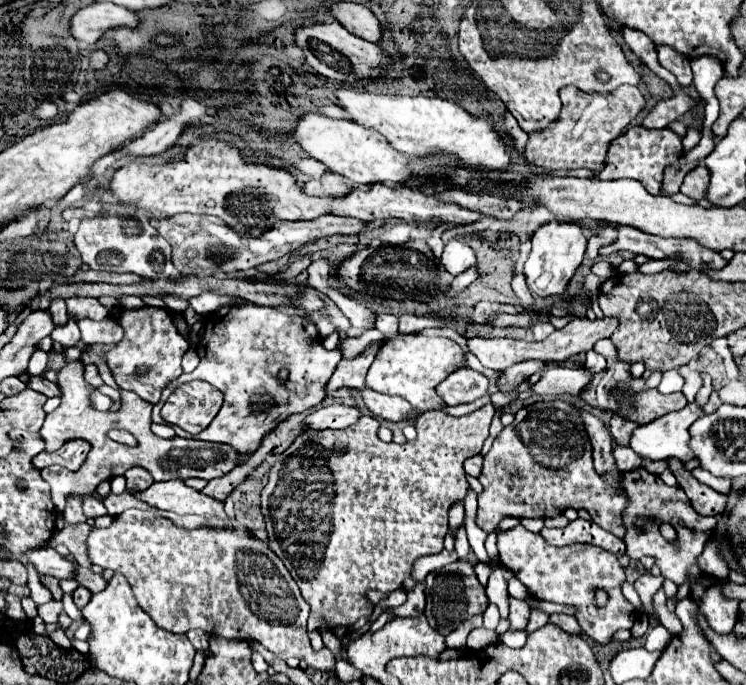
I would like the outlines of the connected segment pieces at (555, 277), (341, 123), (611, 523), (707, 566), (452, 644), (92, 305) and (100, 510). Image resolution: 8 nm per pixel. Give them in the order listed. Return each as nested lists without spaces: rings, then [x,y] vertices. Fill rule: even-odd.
[[[558,217],[542,223],[530,237],[532,249],[524,263],[524,275],[528,287],[538,295],[562,295],[576,267],[580,265],[586,253],[586,235],[580,221],[562,221]]]
[[[304,113],[296,119],[292,139],[316,161],[324,163],[330,171],[346,175],[354,183],[404,183],[412,177],[406,155],[398,153],[374,129],[362,127],[346,119],[332,119],[320,113]]]
[[[538,401],[528,407],[522,407],[516,413],[516,419],[502,429],[502,433],[496,437],[492,449],[484,455],[484,467],[480,471],[480,483],[484,485],[484,491],[478,495],[478,511],[476,511],[476,523],[484,531],[494,531],[496,525],[504,517],[558,517],[564,513],[564,509],[586,509],[590,511],[592,519],[602,527],[614,533],[616,537],[624,537],[624,525],[622,525],[622,509],[628,504],[623,489],[615,489],[616,483],[620,483],[620,473],[612,471],[598,477],[592,465],[592,447],[584,431],[584,423],[580,419],[580,413],[574,405],[566,401]]]
[[[714,538],[707,543],[697,562],[700,569],[707,575],[718,579],[727,578],[729,575],[728,565],[717,548]]]
[[[482,615],[472,617],[472,619],[468,619],[466,623],[462,623],[456,631],[452,631],[452,633],[446,637],[446,649],[460,649],[460,647],[464,647],[464,645],[466,645],[466,635],[468,635],[472,629],[480,627],[480,625],[482,625]]]
[[[68,297],[68,311],[76,313],[76,317],[90,317],[94,321],[102,321],[108,315],[108,309],[94,297]]]
[[[86,497],[86,499],[84,499],[83,512],[87,518],[93,519],[98,517],[98,515],[106,515],[106,513],[108,513],[102,501],[98,501],[98,499],[94,499],[94,497]]]

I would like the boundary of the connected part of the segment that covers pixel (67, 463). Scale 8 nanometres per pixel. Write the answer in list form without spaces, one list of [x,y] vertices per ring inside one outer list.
[[[74,439],[72,443],[64,443],[64,447],[60,447],[58,451],[54,453],[38,453],[34,459],[32,459],[32,465],[36,469],[44,469],[44,467],[50,467],[50,465],[62,465],[62,467],[68,467],[68,469],[78,469],[86,455],[90,451],[90,443],[86,443],[84,439]]]

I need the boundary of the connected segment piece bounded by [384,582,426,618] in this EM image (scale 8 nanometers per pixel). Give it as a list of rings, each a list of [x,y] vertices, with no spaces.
[[[418,582],[413,588],[407,590],[407,599],[404,605],[394,609],[384,609],[384,613],[394,613],[396,616],[414,618],[424,613],[426,605],[424,582]]]

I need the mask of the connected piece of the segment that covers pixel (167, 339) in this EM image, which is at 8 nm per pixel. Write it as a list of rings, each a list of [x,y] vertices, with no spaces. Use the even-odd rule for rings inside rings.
[[[144,305],[140,309],[118,307],[114,321],[124,329],[124,337],[106,351],[106,365],[114,373],[122,389],[132,389],[152,405],[158,403],[162,389],[182,375],[180,359],[188,349],[188,341],[180,335],[172,315],[166,309]],[[138,365],[148,365],[148,371],[138,375]]]

